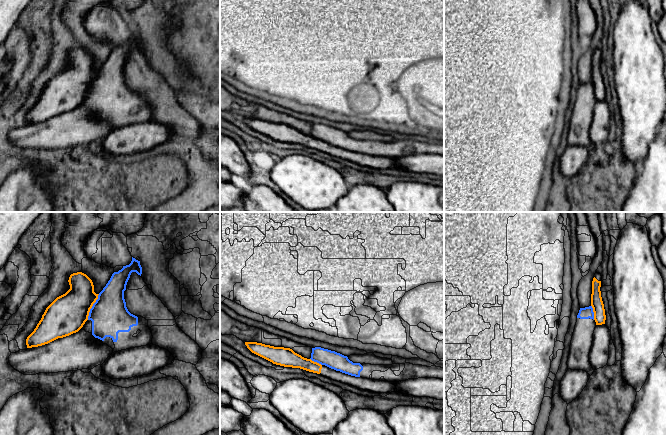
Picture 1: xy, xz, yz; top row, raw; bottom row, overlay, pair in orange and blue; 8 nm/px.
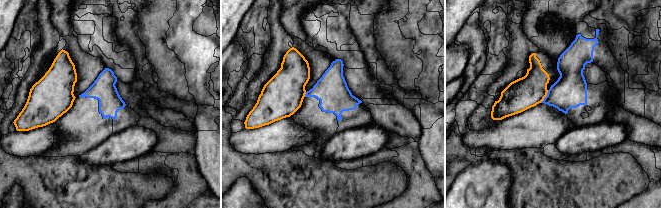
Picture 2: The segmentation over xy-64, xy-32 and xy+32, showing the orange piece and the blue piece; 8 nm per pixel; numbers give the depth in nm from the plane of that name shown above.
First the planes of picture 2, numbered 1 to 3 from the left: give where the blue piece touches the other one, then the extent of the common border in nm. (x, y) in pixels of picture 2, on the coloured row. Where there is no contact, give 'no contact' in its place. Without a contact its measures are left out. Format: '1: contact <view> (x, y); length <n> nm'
1: no contact
2: contact xy-32 (305, 93); length 40 nm
3: contact xy+32 (545, 96); length 120 nm

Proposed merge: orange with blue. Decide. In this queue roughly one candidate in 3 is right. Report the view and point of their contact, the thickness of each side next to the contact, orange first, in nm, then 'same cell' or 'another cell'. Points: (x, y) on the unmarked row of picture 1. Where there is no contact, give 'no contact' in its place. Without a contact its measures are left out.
xy (91, 83) | 320/300 nm | another cell

